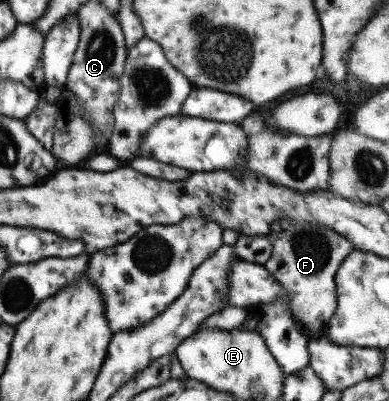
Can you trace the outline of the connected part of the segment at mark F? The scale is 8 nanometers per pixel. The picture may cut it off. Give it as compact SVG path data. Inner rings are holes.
M304 222L288 227L271 244L273 252L264 266L270 272L270 275L274 276L274 279L282 284L282 287L287 291L291 310L297 316L297 320L301 320L304 328L306 328L307 337L318 339L327 336L329 319L334 315L338 304L335 277L344 258L355 250L354 244L351 244L344 235L326 227L326 225Z

